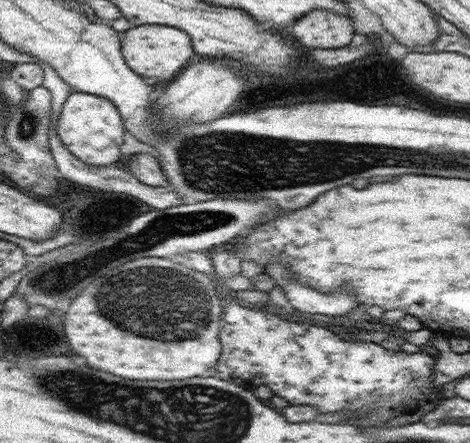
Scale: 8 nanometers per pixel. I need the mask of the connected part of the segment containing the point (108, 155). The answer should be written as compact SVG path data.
M83 92L70 93L64 102L56 129L65 148L78 160L90 166L108 166L122 159L120 147L124 139L122 115L108 98Z

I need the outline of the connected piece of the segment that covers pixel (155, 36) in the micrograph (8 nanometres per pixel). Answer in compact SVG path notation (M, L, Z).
M136 26L130 28L122 40L122 52L126 64L132 71L144 79L153 82L170 81L178 76L182 70L190 64L190 58L194 56L192 44L186 32L176 30L172 26Z

